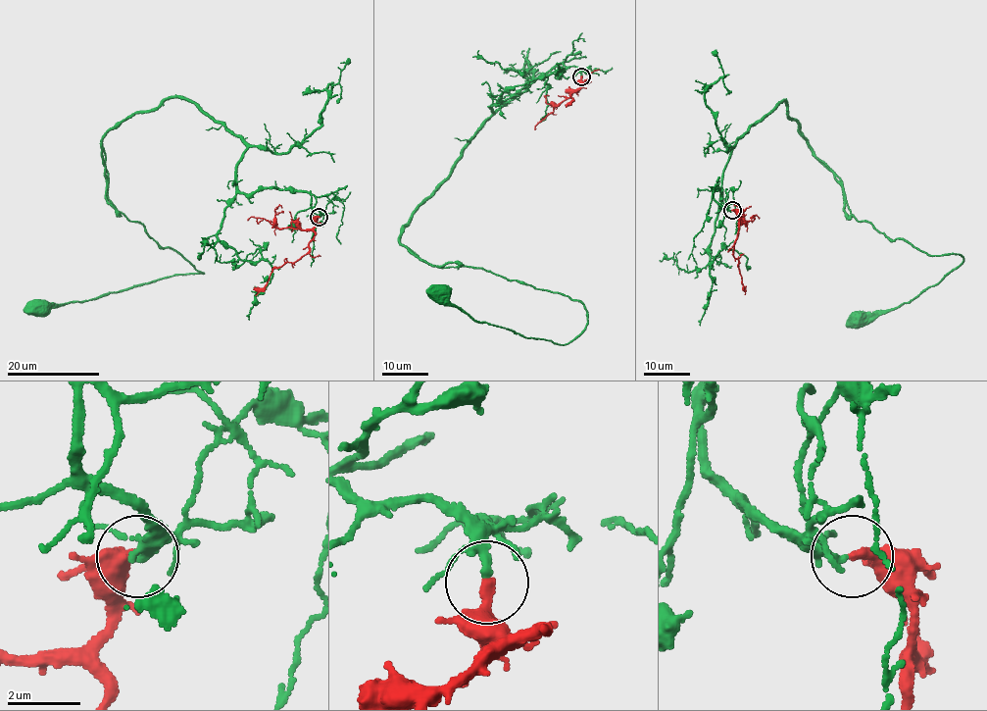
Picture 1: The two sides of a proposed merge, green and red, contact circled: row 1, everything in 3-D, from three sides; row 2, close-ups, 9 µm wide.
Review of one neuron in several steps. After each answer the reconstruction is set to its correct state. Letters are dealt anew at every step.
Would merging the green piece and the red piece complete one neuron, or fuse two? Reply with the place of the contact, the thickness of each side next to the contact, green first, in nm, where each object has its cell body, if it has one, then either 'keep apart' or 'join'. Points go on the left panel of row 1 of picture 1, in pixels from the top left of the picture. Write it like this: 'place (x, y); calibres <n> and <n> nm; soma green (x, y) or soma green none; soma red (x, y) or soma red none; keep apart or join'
place (319, 217); calibres 170 and 320 nm; soma green (38, 308); soma red none; join

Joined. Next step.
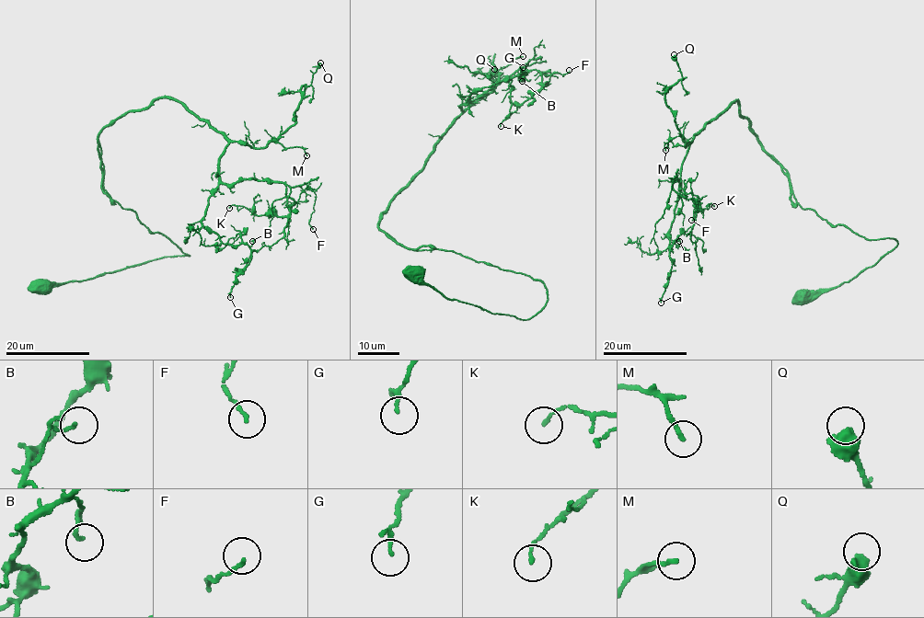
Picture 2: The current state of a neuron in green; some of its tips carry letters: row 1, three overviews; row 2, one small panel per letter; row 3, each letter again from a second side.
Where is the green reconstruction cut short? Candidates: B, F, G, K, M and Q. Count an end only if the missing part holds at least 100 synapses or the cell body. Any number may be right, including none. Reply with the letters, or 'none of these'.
none of these

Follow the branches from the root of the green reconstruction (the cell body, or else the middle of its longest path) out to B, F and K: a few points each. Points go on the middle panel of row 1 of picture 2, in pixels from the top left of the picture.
B: (415, 272), (491, 314), (528, 319), (545, 305), (540, 281), (408, 249), (377, 224), (469, 95), (522, 81)
F: (415, 272), (491, 314), (545, 305), (540, 281), (377, 224), (462, 104), (520, 68), (569, 70)
K: (415, 272), (491, 314), (545, 305), (540, 281), (377, 224), (460, 106), (536, 70), (545, 85), (501, 126)

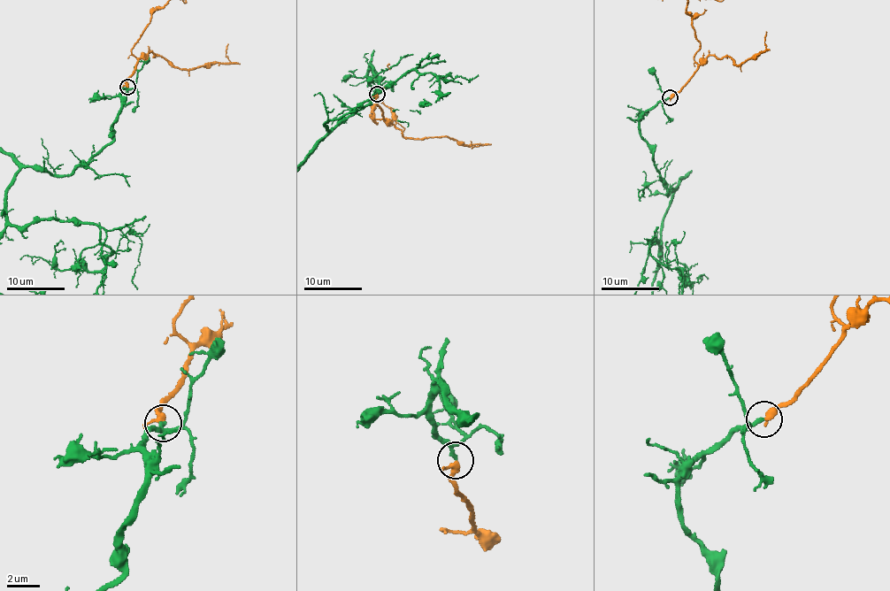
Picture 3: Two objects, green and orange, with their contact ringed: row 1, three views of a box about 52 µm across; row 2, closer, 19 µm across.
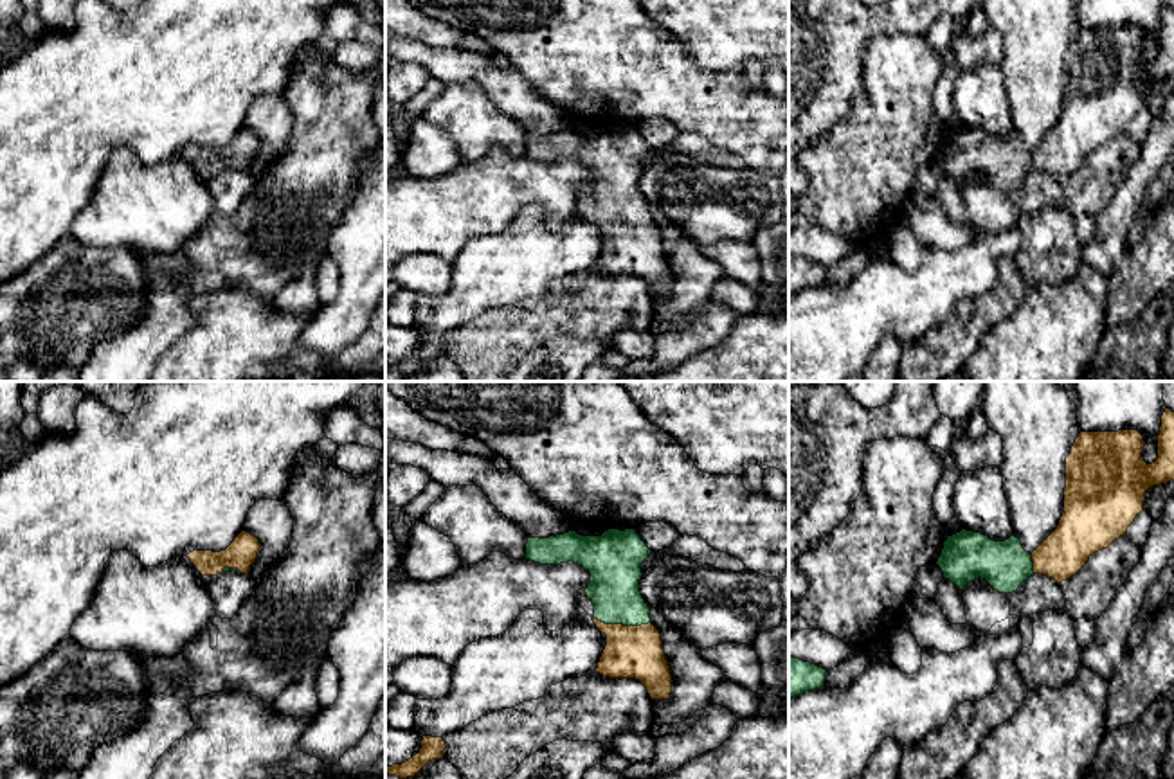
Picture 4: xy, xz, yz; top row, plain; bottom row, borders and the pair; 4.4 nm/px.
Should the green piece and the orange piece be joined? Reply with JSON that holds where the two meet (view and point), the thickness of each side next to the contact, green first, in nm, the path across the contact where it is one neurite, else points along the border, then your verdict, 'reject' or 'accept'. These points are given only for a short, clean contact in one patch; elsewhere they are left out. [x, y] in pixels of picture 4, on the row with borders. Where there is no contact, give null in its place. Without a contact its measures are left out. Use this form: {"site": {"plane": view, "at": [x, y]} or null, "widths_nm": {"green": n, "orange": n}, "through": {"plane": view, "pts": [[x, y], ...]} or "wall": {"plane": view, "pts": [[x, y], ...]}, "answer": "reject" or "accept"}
{"site": {"plane": "xz", "at": [622, 623]}, "widths_nm": {"green": 220, "orange": 240}, "through": {"plane": "xz", "pts": [[614, 569], [614, 594], [622, 623], [629, 630], [636, 652]]}, "answer": "accept"}

